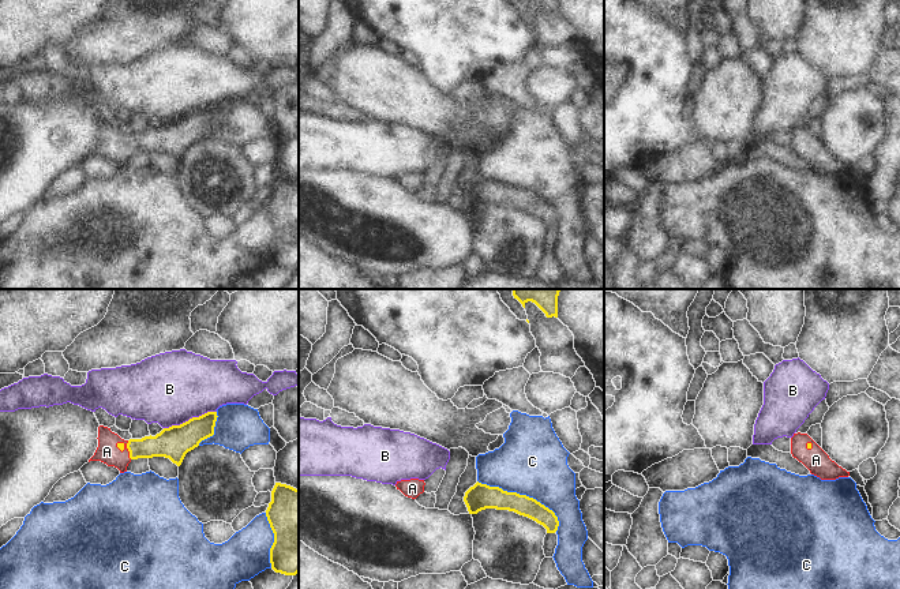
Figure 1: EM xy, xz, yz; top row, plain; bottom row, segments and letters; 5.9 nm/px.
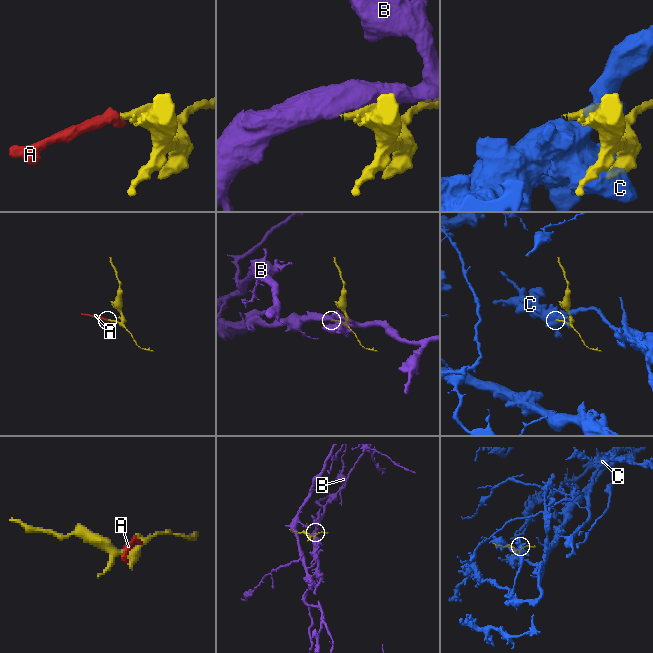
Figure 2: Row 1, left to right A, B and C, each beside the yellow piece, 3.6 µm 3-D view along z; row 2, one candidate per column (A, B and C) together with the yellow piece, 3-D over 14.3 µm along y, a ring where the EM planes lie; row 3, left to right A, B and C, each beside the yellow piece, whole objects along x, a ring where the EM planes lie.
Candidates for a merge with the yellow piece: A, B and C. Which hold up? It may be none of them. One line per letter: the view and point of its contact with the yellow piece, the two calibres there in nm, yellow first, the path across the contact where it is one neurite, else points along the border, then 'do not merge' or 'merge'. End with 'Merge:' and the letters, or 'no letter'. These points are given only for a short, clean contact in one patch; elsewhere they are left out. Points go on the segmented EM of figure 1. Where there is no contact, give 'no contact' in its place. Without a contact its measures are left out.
A: contact xy (127, 447); calibres 170 and 130 nm; way xy (169, 443), (127, 447), (107, 451); merge
B: contact xy (190, 419); calibres 190 and 420 nm; border xy (216, 411), (207, 411), (164, 428); do not merge
C: contact xz (524, 495); calibres 150 and 400 nm; do not merge
Merge: A

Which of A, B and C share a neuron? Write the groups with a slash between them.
A / B / C

